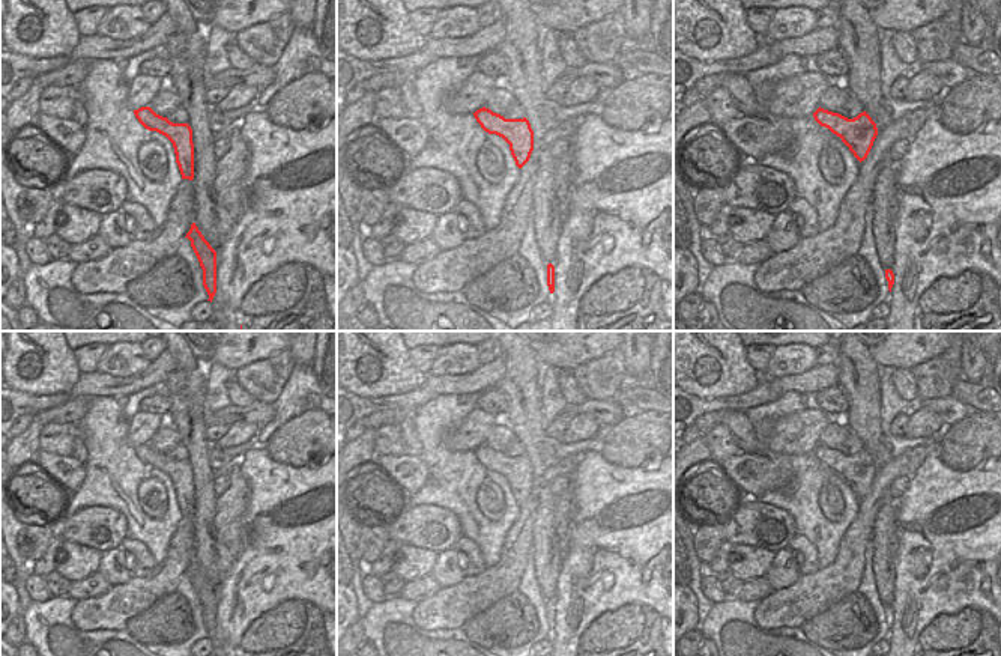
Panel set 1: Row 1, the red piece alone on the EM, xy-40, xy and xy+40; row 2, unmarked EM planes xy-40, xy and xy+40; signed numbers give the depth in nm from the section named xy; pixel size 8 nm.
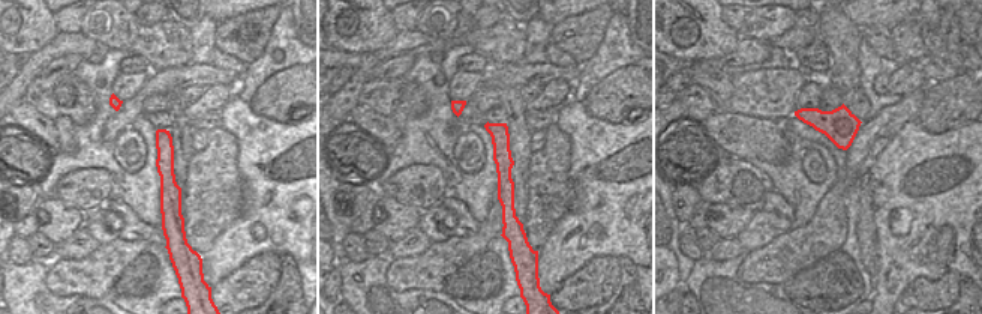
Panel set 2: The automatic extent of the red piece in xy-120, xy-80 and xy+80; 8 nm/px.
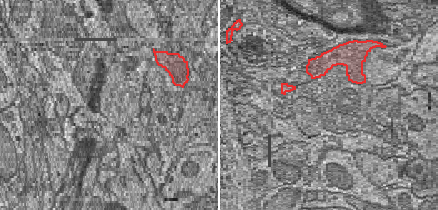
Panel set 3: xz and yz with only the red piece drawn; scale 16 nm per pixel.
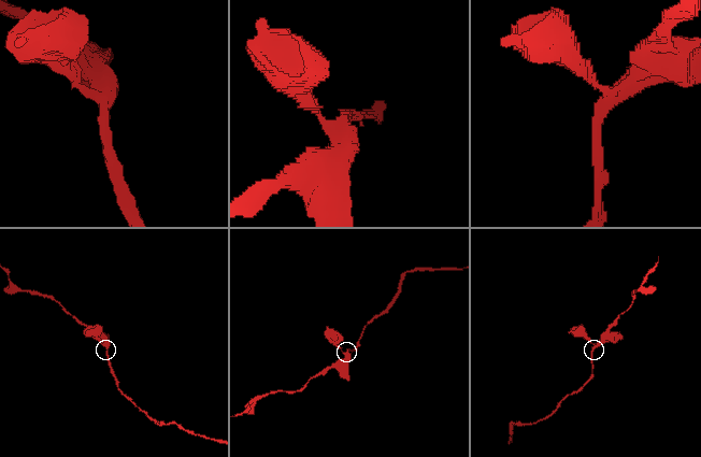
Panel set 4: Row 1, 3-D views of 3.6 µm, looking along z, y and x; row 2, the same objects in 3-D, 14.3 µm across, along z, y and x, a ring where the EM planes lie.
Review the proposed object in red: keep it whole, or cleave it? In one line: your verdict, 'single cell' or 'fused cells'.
single cell

